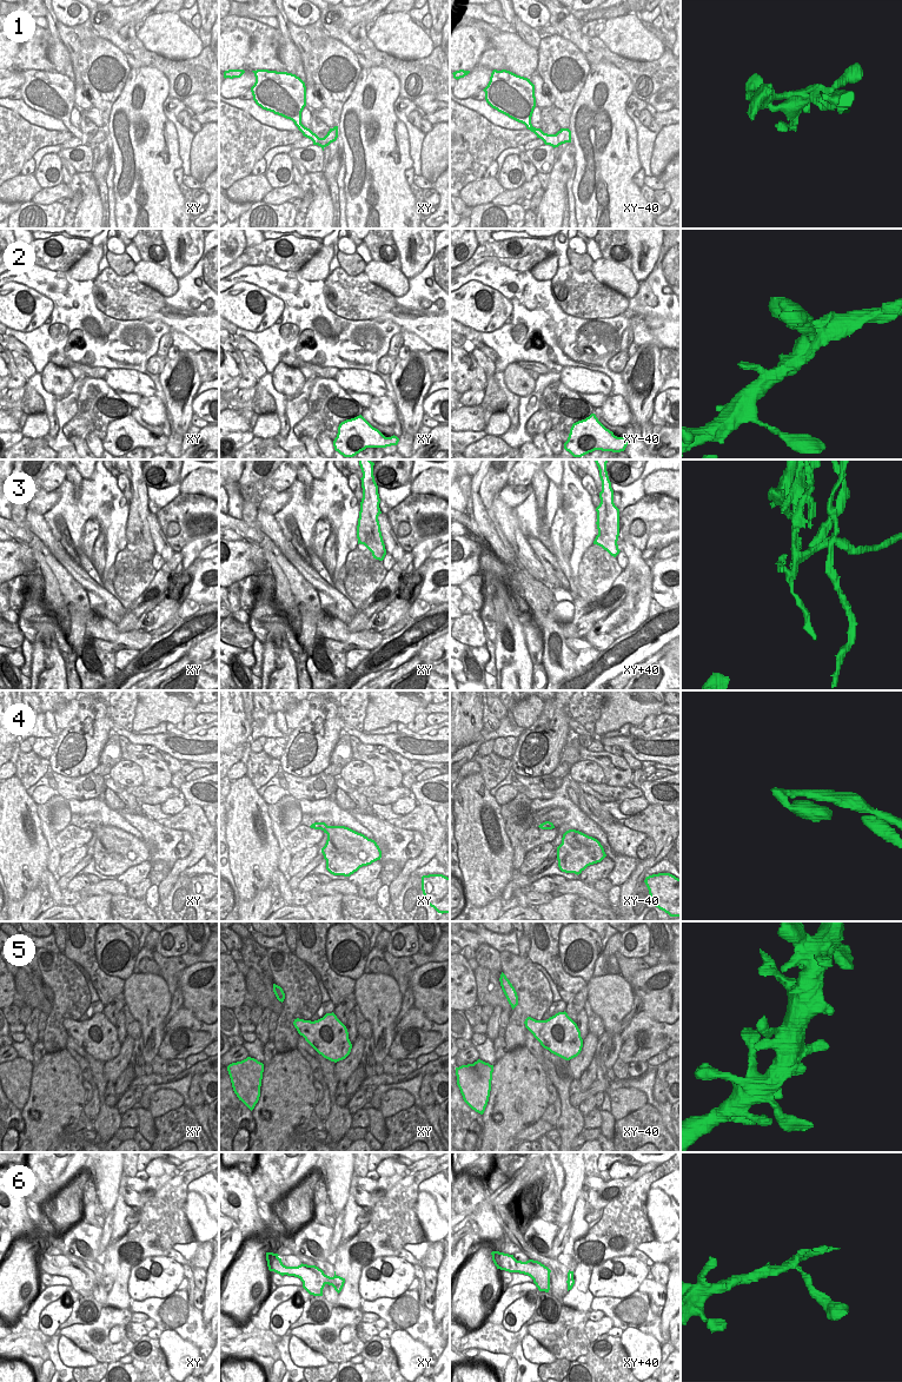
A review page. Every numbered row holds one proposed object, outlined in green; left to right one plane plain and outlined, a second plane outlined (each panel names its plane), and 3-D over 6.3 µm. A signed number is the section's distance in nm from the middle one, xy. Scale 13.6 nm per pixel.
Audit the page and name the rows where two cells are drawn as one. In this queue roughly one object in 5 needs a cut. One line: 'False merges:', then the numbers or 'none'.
False merges: 3

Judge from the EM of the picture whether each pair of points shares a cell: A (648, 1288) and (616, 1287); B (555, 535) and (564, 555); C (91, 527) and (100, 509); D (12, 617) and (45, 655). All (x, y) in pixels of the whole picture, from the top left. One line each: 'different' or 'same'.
A: different
B: different
C: different
D: different

